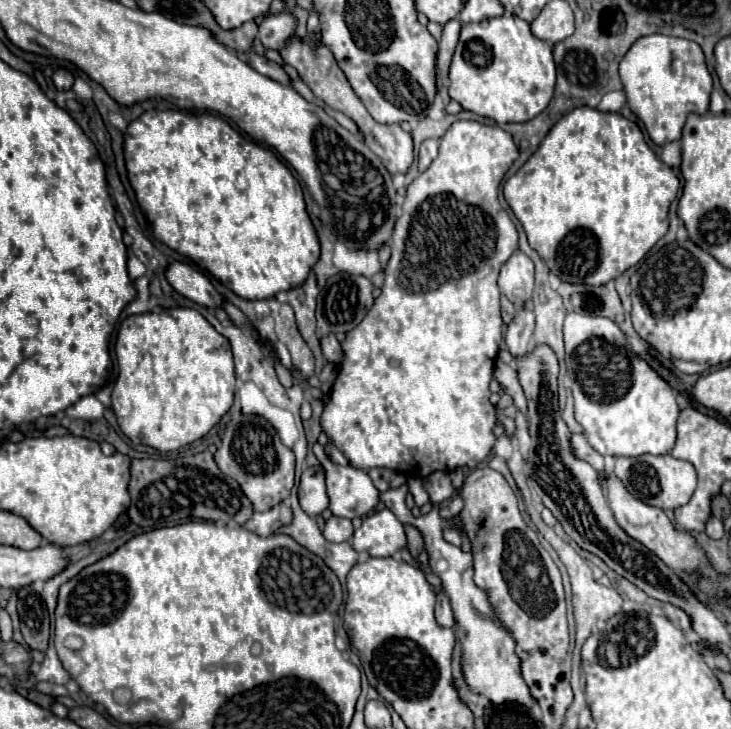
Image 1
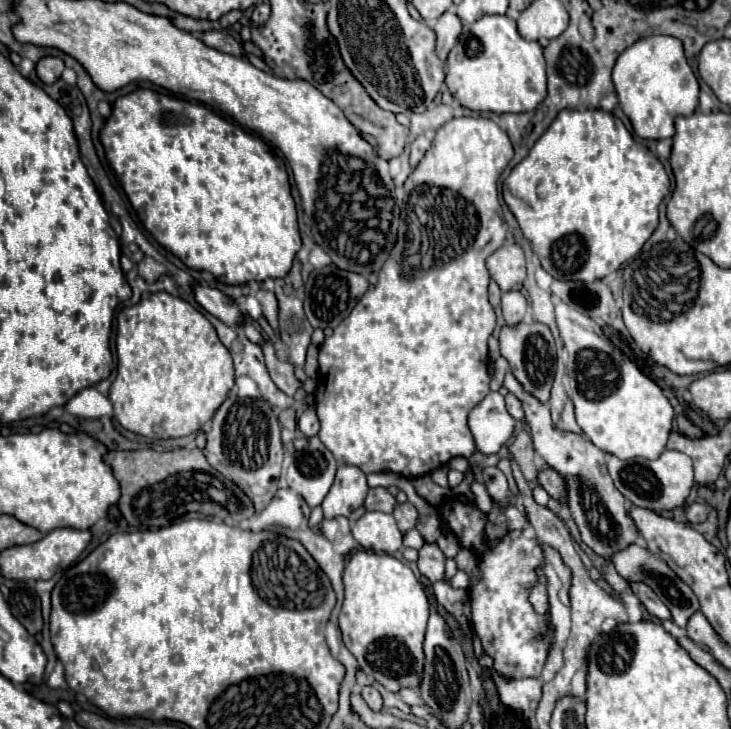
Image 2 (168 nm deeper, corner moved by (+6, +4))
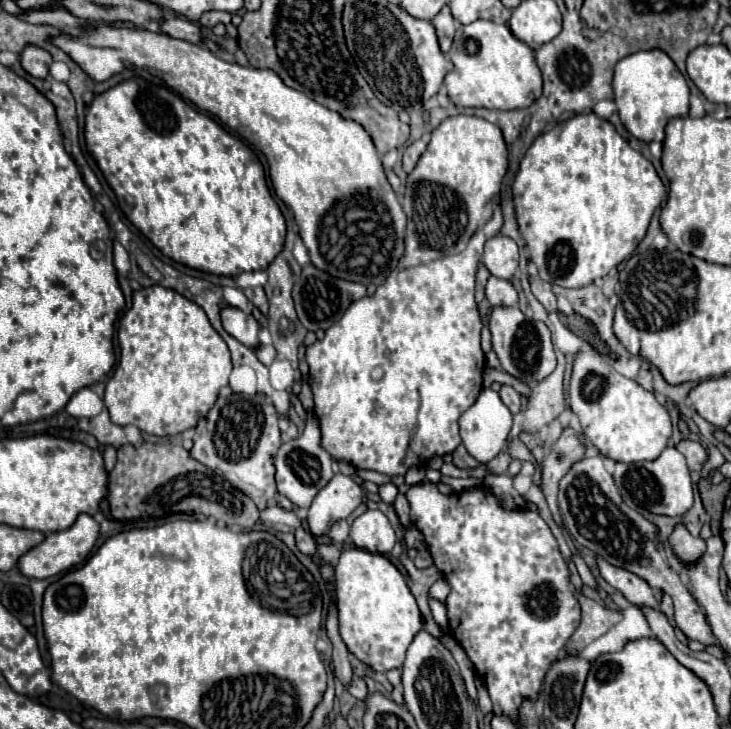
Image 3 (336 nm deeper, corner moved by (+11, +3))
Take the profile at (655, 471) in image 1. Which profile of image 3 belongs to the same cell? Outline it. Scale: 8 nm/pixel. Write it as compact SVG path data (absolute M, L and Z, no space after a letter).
M668 446L656 460L650 460L650 462L632 462L632 464L618 462L612 478L626 502L640 506L652 514L682 516L692 506L692 500L694 500L686 458L674 446Z

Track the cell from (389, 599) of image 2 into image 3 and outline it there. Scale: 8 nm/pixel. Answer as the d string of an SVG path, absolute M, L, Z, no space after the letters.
M348 548L334 574L340 636L348 650L374 672L402 668L412 638L422 630L422 614L400 570L382 554Z

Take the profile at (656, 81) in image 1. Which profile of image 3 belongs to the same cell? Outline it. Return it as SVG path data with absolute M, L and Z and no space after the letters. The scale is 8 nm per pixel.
M640 50L622 58L616 64L612 86L614 86L614 102L618 106L622 124L634 138L642 142L664 140L666 122L660 122L660 120L688 116L690 88L682 72L676 68L672 58L664 54L664 50Z

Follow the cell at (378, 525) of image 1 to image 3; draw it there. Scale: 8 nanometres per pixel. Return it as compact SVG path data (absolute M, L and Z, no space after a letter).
M366 510L358 516L352 522L350 538L358 548L376 554L390 554L396 544L396 532L380 510Z

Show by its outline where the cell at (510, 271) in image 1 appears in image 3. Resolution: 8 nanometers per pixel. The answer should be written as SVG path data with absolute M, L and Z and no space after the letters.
M494 236L484 244L484 266L492 276L510 280L518 270L518 246L512 238Z

